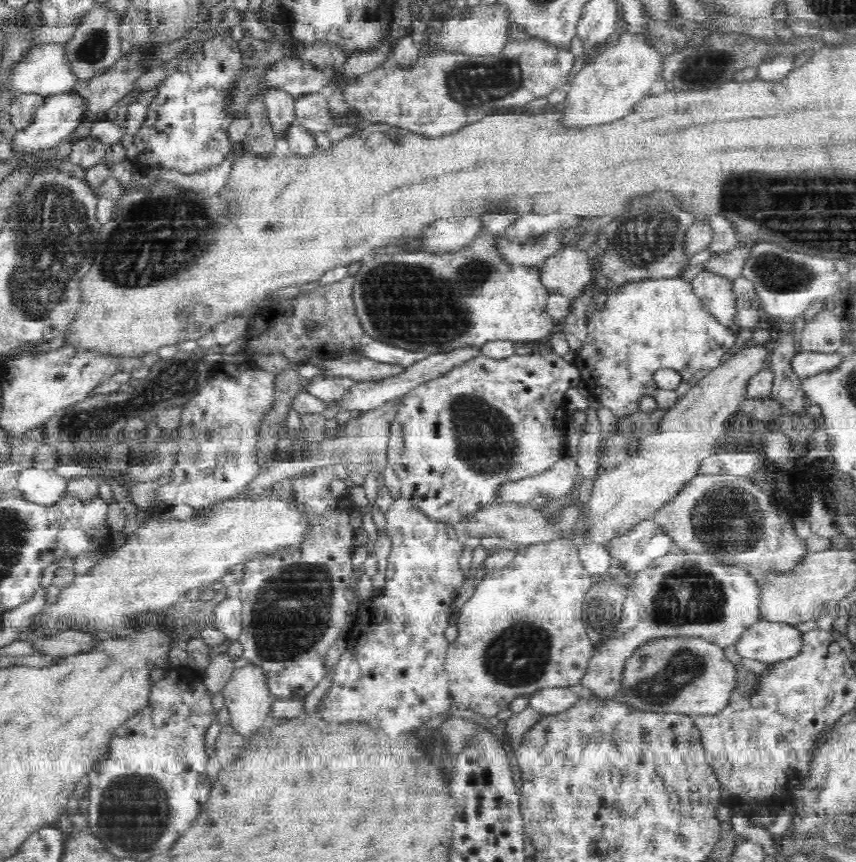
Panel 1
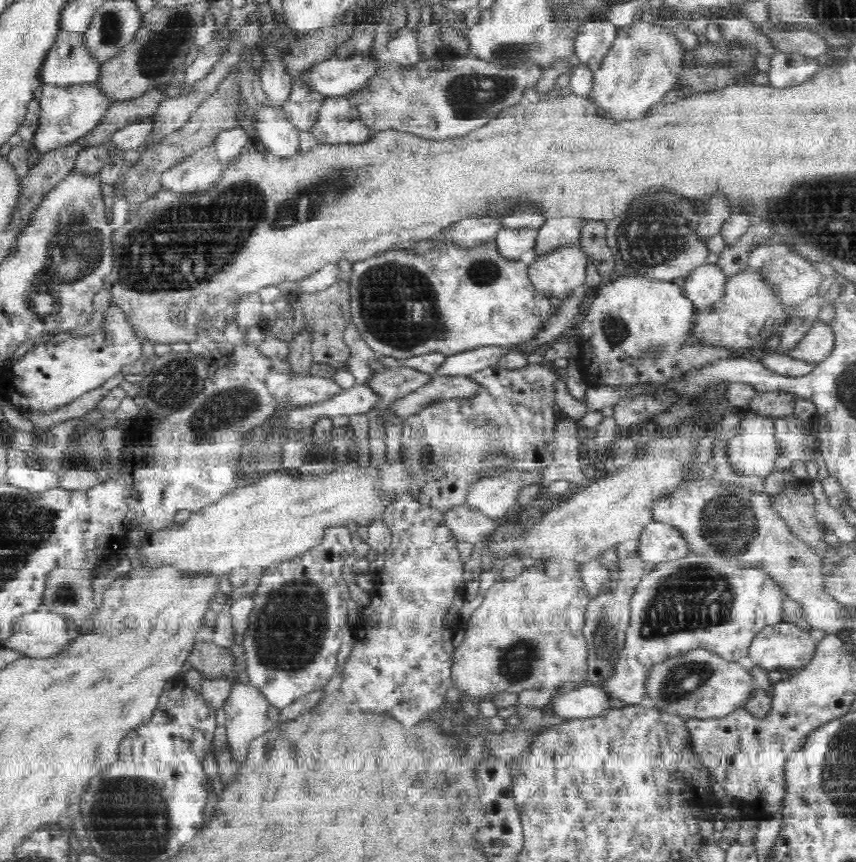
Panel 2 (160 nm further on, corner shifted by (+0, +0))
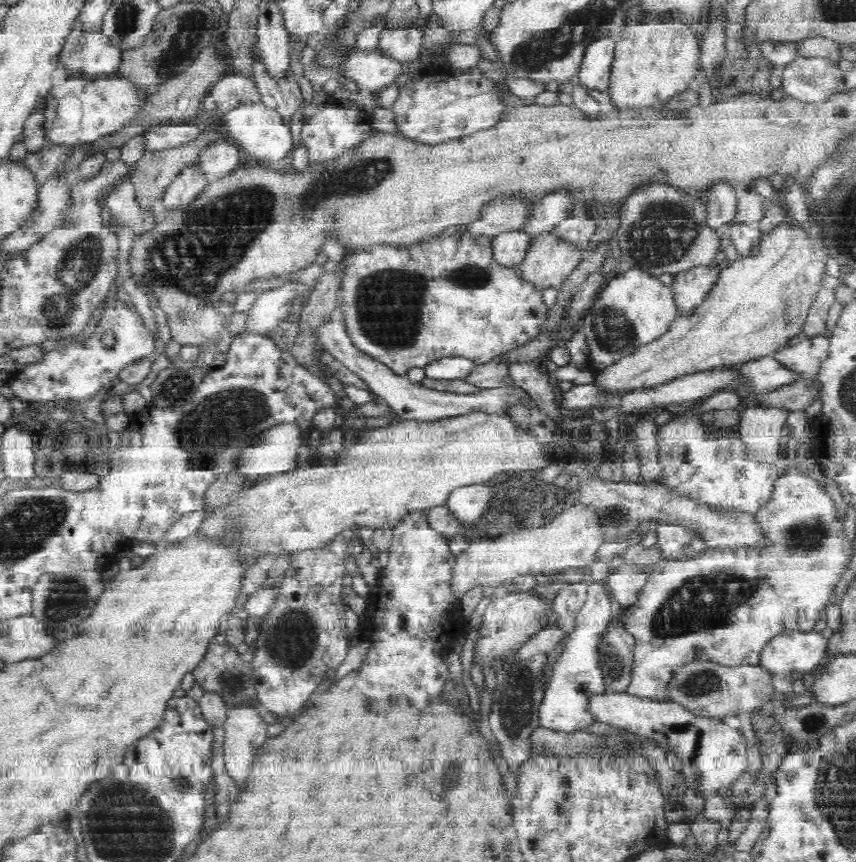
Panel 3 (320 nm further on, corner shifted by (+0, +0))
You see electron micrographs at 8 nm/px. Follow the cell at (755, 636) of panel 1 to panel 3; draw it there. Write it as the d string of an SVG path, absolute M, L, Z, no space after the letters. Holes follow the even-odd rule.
M784 630L762 648L758 664L771 675L788 677L794 671L807 675L822 662L828 647L819 630Z

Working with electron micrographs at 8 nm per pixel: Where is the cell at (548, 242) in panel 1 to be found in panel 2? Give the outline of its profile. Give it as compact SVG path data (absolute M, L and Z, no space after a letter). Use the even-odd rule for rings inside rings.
M551 217L537 228L532 250L535 259L566 245L576 245L580 237L580 220L577 218Z

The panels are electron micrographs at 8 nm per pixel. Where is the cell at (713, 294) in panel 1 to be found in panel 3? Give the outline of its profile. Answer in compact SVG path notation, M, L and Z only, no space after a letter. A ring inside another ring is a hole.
M718 263L701 265L675 276L671 284L680 316L693 311L711 292L722 269Z

